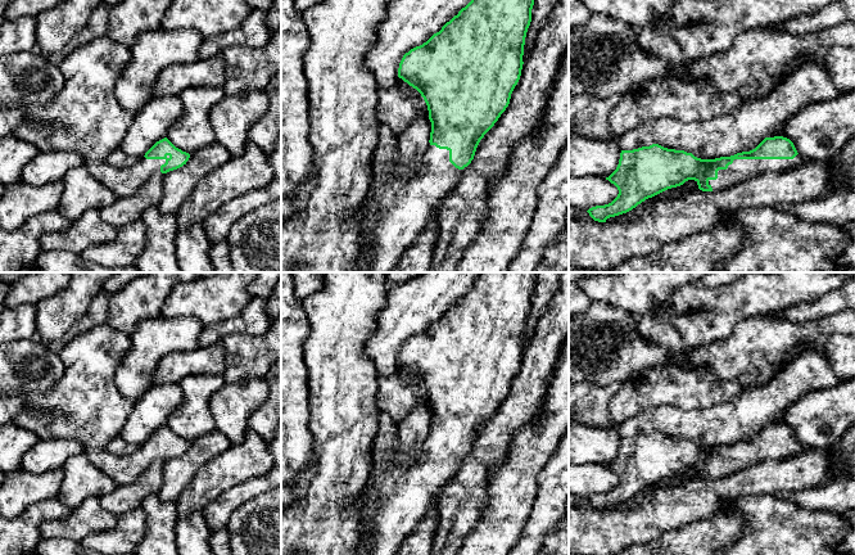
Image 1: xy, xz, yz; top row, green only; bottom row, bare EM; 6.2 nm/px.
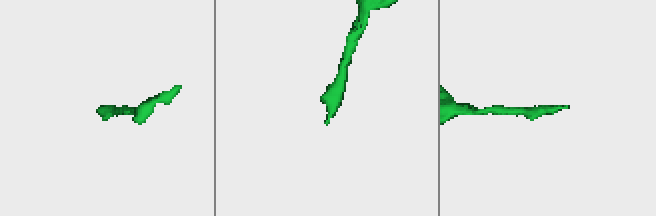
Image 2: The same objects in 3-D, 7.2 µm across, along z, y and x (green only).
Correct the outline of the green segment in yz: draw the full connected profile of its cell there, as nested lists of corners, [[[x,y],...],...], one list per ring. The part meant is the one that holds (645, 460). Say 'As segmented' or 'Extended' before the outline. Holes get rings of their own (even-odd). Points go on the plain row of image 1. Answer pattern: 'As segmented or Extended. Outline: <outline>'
Extended. Outline: [[[783,424],[765,425],[750,439],[715,447],[701,447],[692,441],[659,432],[621,438],[616,457],[606,465],[618,475],[618,484],[587,500],[594,509],[606,510],[688,468],[695,468],[702,479],[719,479],[752,464],[797,456],[806,450],[793,430]]]

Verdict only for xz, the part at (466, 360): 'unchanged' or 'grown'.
grown

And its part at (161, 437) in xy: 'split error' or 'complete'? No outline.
split error

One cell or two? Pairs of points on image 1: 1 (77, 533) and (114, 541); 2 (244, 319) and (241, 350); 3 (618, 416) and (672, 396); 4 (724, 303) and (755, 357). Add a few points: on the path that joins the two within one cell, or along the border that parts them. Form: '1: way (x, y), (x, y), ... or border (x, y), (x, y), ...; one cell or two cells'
1: border (114, 524), (112, 528), (90, 533), (80, 541); two cells
2: border (267, 329), (261, 334), (227, 333), (220, 341); two cells
3: way (630, 404), (638, 396), (659, 396); one cell
4: border (765, 314), (742, 319), (728, 337), (713, 342); two cells

